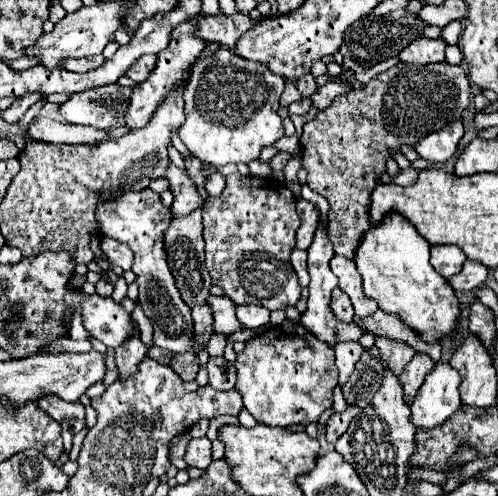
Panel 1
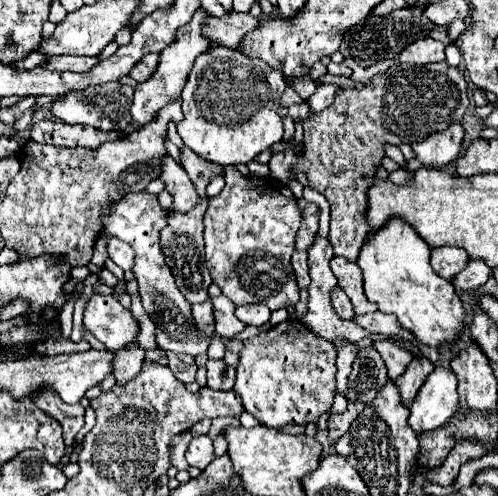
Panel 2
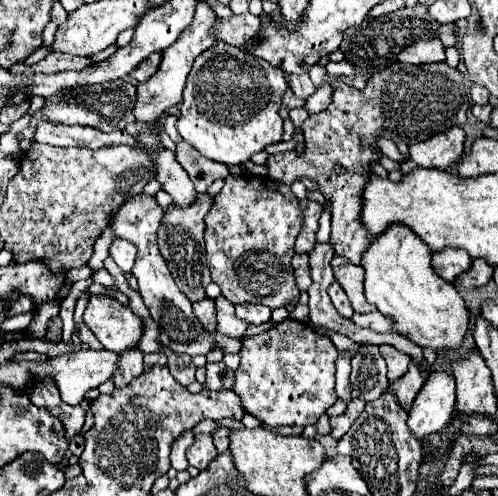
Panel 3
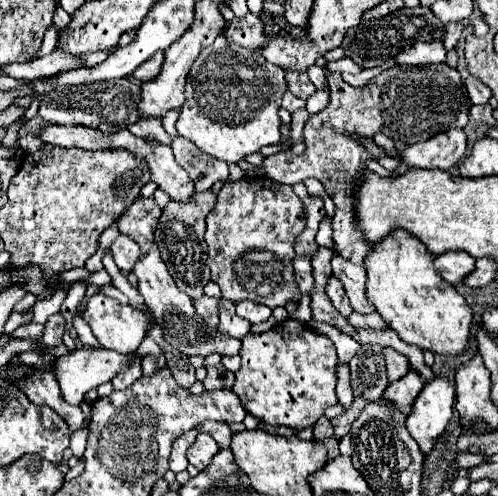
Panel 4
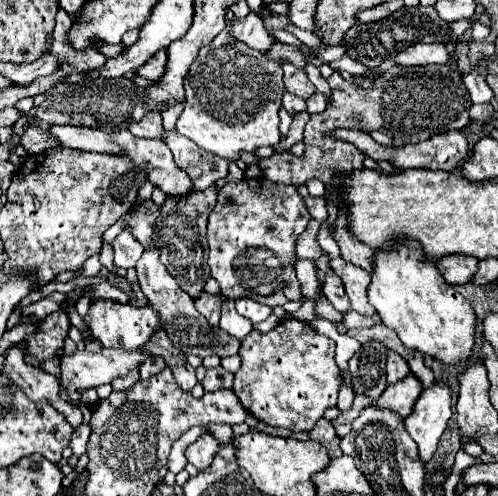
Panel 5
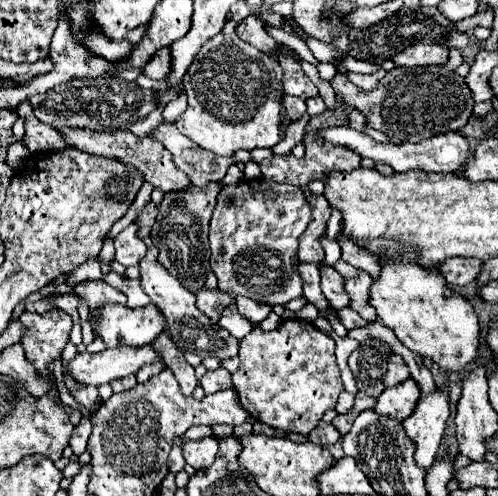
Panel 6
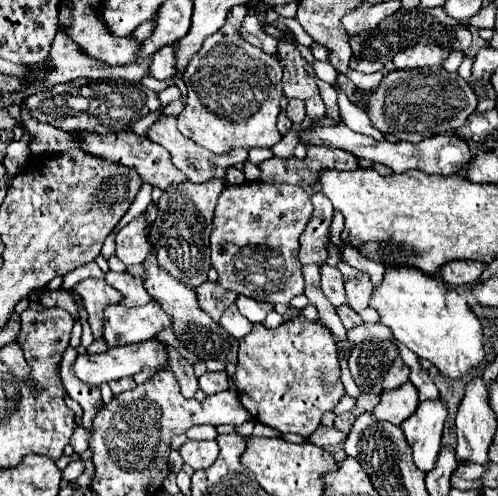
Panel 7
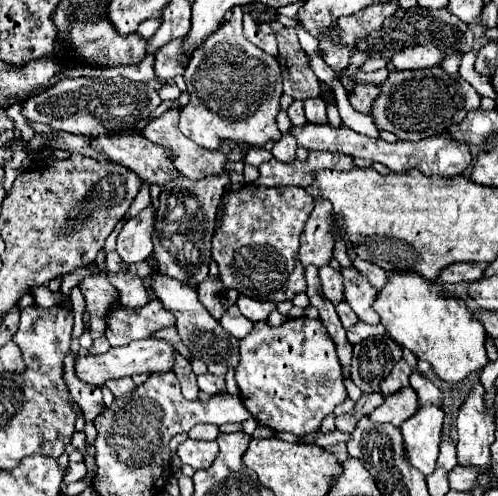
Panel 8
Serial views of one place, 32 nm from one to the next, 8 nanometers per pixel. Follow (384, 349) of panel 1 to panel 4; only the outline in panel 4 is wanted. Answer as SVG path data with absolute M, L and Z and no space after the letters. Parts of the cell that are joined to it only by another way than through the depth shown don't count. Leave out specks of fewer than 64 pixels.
M386 348L384 358L386 358L386 368L388 368L388 380L390 382L400 380L404 374L408 374L410 364L408 364L406 356L402 356L400 352L396 352L392 348Z

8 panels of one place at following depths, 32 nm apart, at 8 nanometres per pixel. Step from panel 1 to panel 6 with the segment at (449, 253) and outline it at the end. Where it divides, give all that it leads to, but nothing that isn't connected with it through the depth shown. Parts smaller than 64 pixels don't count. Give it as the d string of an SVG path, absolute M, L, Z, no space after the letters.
M454 258L454 260L448 260L446 264L440 264L438 270L450 286L464 286L464 284L470 284L478 278L478 274L482 270L482 262Z

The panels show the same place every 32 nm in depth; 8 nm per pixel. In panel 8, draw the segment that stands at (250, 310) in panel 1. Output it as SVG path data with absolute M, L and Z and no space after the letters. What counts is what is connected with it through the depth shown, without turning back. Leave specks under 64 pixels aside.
M240 296L238 298L238 308L248 320L260 322L260 320L266 320L270 316L270 312L276 310L276 304L272 304L272 302L258 302L258 300L252 300L248 296Z

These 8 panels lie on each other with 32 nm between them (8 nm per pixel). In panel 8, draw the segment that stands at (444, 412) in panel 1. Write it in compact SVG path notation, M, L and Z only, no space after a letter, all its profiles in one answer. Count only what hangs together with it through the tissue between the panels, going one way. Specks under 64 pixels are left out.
M424 406L400 426L408 462L424 476L430 476L434 472L442 422L444 422L444 412L440 408Z

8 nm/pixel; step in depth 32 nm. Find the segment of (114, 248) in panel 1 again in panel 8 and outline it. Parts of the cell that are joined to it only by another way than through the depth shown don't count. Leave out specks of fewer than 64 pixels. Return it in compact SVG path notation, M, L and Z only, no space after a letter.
M150 202L138 216L130 218L122 232L118 234L116 252L122 256L126 264L136 264L146 260L152 254L152 236L154 236L154 222L156 222L156 208Z

